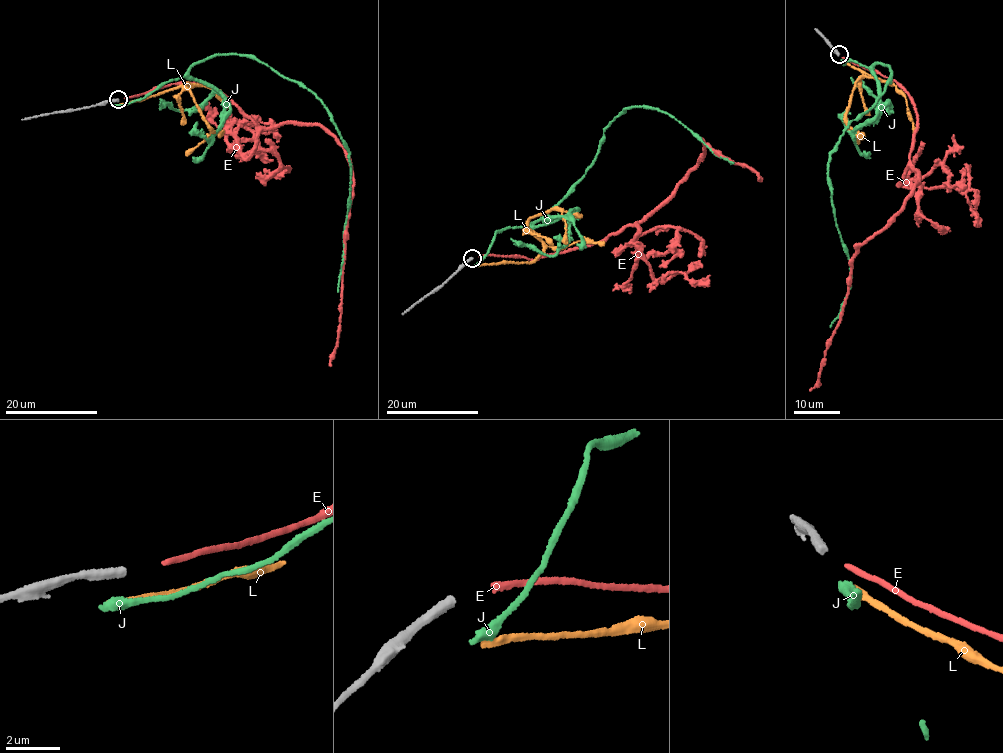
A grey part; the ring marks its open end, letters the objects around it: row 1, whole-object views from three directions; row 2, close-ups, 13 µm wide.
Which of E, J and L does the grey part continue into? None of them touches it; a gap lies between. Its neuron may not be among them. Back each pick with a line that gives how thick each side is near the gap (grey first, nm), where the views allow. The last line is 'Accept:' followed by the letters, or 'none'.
E: calibres 360 and 240 nm
Accept: E

